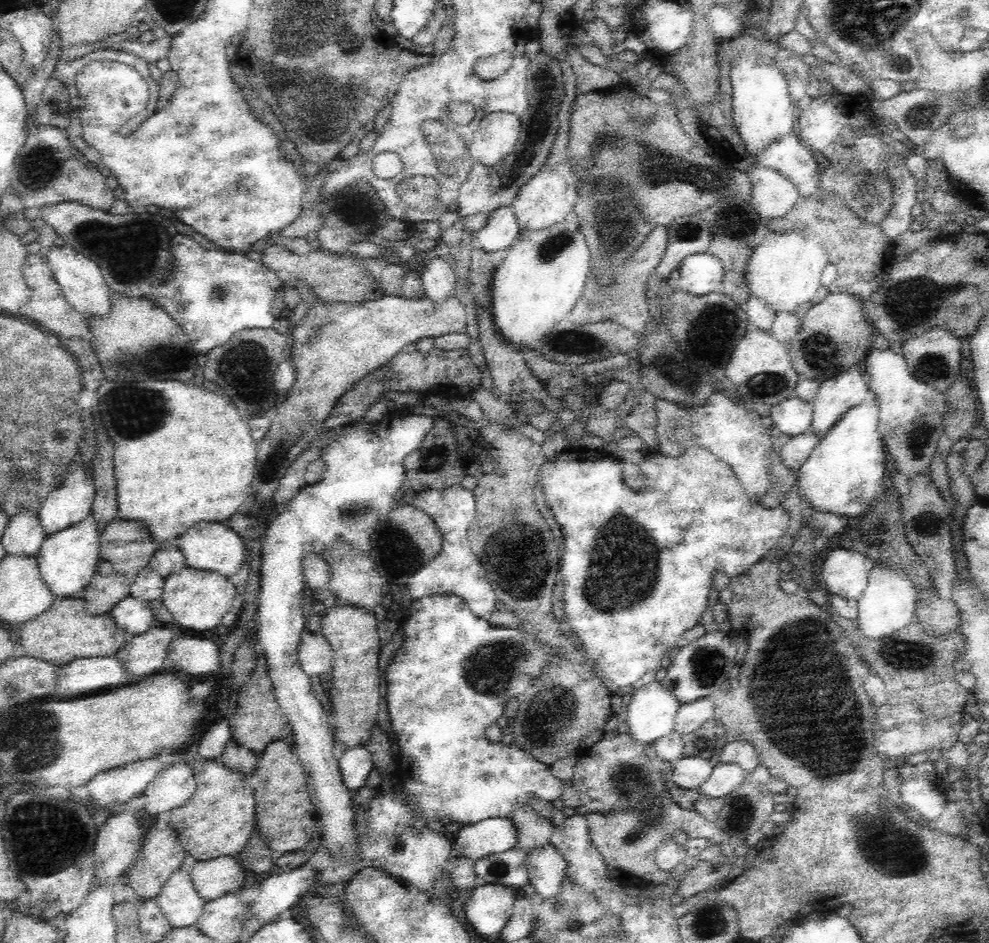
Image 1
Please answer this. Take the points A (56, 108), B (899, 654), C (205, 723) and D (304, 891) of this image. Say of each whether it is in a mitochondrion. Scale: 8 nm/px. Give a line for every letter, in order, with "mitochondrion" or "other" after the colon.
A: mitochondrion
B: mitochondrion
C: other
D: other

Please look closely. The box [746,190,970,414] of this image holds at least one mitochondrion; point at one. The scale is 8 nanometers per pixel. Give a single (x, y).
(901, 296)

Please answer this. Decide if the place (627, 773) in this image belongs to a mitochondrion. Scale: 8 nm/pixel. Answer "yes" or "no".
no

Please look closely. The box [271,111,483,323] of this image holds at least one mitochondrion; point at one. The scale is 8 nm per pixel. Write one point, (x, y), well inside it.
(347, 207)

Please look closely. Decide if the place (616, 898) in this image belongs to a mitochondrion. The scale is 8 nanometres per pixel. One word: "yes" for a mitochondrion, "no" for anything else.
no

